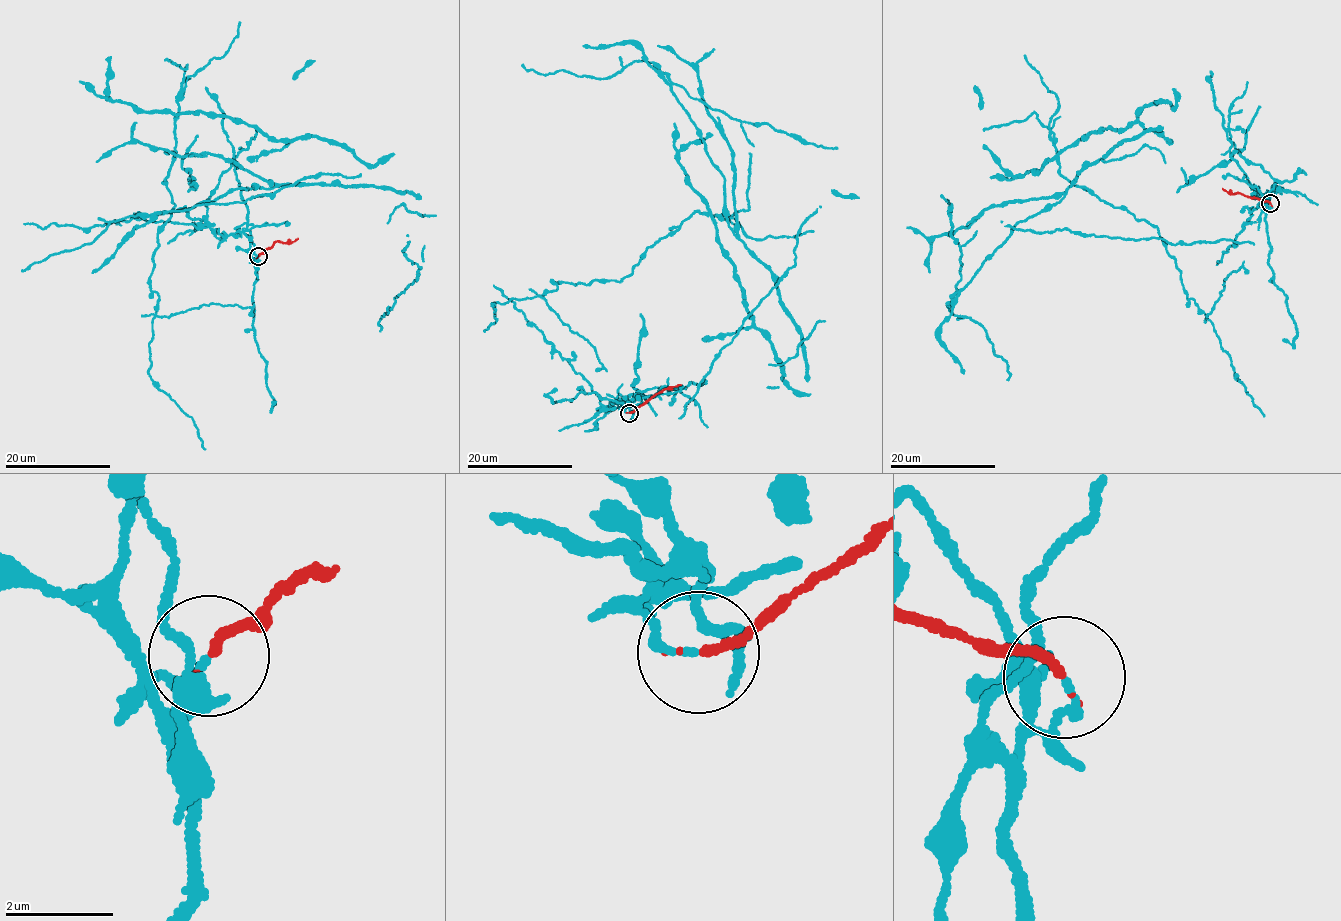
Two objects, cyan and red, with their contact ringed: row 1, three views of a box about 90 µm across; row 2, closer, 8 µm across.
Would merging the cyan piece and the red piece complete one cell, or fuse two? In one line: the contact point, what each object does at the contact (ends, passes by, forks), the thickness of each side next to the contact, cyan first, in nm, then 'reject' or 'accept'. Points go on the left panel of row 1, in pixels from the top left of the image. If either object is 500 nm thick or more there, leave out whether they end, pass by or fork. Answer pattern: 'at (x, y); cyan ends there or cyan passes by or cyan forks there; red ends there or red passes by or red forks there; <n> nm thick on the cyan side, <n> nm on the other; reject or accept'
at (258, 256); cyan ends there; red ends there; 160 nm thick on the cyan side, 150 nm on the other; reject

